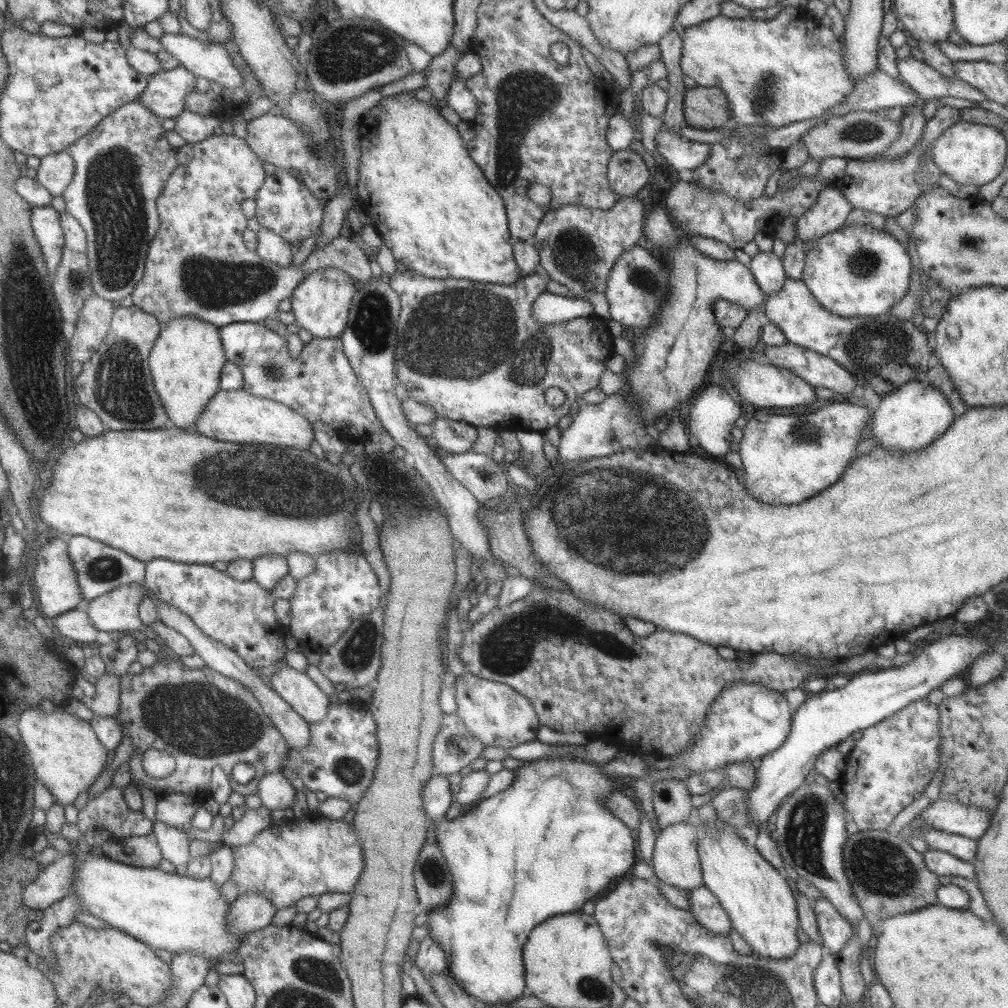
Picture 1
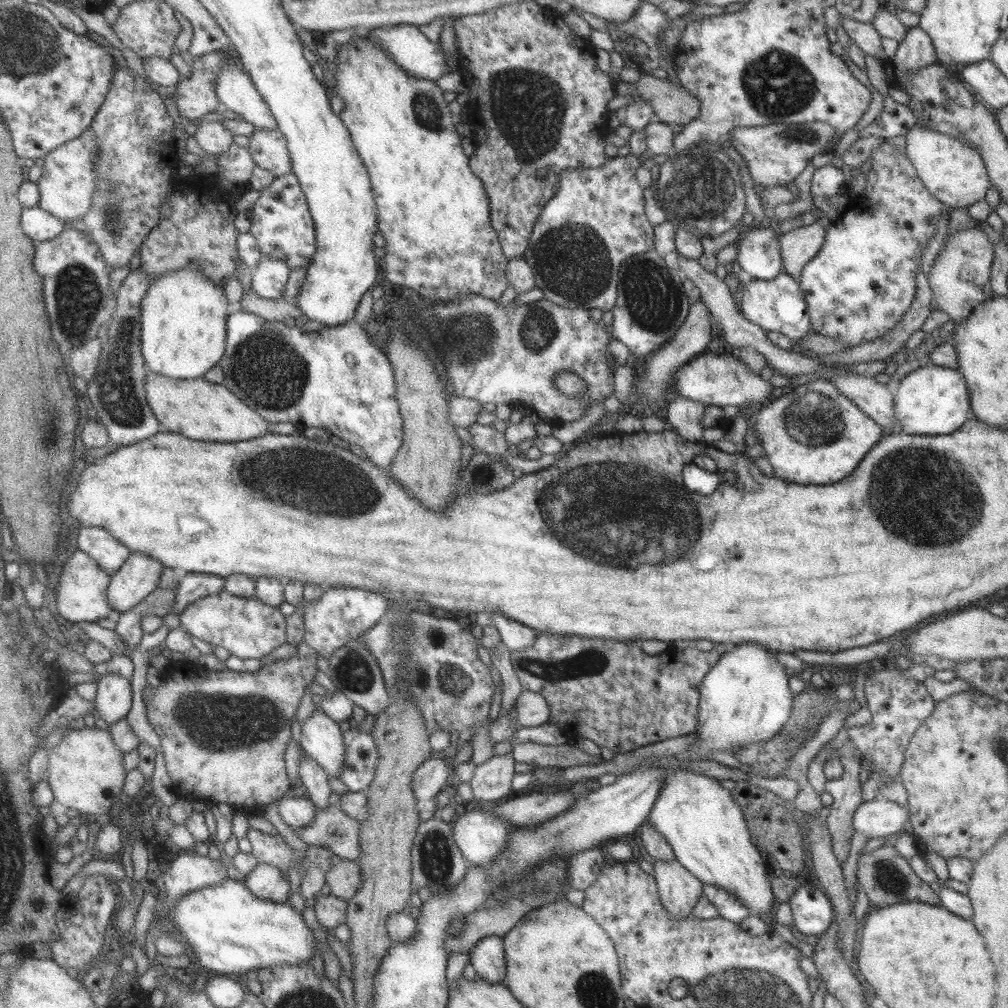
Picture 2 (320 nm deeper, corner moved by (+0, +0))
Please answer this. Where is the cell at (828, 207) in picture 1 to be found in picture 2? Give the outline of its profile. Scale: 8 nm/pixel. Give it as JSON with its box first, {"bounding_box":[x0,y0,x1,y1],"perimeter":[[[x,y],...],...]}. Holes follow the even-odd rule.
{"bounding_box":[779,223,825,280],"perimeter":[[[812,223],[779,235],[783,272],[798,280],[803,267],[819,252],[825,229]]]}

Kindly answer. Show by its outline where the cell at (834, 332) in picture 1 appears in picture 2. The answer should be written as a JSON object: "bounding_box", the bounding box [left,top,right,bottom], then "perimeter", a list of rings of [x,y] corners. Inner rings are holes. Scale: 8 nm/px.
{"bounding_box":[739,272,812,342],"perimeter":[[[785,272],[775,275],[771,280],[751,279],[742,285],[741,300],[739,300],[740,313],[743,318],[754,323],[766,332],[780,332],[797,342],[806,334],[812,332],[809,317],[806,313],[804,301],[798,281]]]}

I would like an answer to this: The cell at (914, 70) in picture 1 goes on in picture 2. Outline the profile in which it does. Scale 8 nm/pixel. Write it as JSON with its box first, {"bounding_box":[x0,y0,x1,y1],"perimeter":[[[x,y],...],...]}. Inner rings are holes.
{"bounding_box":[839,17,890,65],"perimeter":[[[842,17],[839,25],[839,28],[844,30],[850,40],[857,44],[864,53],[870,54],[885,65],[890,62],[883,58],[880,43],[882,36],[877,34],[871,23]]]}

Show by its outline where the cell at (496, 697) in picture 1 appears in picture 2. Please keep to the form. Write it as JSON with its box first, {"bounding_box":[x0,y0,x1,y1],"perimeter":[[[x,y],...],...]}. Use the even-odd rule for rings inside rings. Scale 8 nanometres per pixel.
{"bounding_box":[514,689,550,727],"perimeter":[[[523,689],[515,703],[514,712],[517,713],[519,726],[532,727],[549,722],[550,713],[543,696]]]}

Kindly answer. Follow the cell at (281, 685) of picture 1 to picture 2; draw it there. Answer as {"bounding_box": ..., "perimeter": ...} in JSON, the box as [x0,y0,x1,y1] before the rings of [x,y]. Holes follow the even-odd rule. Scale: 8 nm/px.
{"bounding_box":[300,710,345,778],"perimeter":[[[314,710],[300,725],[301,748],[307,752],[331,778],[338,778],[345,758],[342,731],[321,710]]]}

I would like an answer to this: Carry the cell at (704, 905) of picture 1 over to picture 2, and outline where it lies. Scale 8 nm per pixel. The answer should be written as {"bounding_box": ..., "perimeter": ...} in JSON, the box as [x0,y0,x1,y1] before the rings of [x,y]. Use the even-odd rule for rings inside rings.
{"bounding_box":[702,884,750,924],"perimeter":[[[703,884],[702,895],[715,906],[718,916],[725,917],[728,921],[738,924],[750,915],[750,910],[735,895],[728,893],[725,889]]]}

